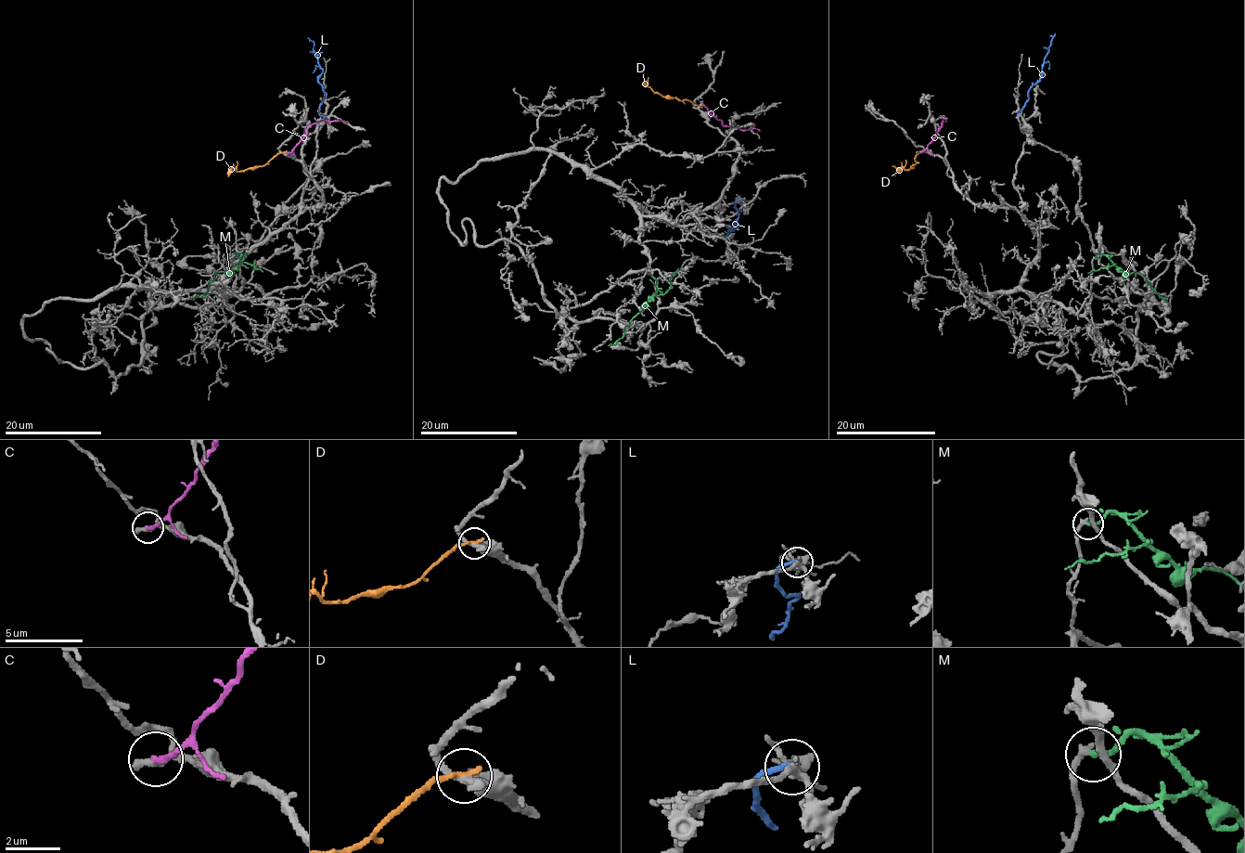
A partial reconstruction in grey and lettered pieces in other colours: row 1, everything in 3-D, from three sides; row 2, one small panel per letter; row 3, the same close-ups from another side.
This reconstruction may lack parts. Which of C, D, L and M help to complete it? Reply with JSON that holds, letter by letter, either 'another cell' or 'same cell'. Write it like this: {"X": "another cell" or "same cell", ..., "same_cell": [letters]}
{"C": "another cell", "D": "another cell", "L": "another cell", "M": "same cell", "same_cell": ["M"]}

